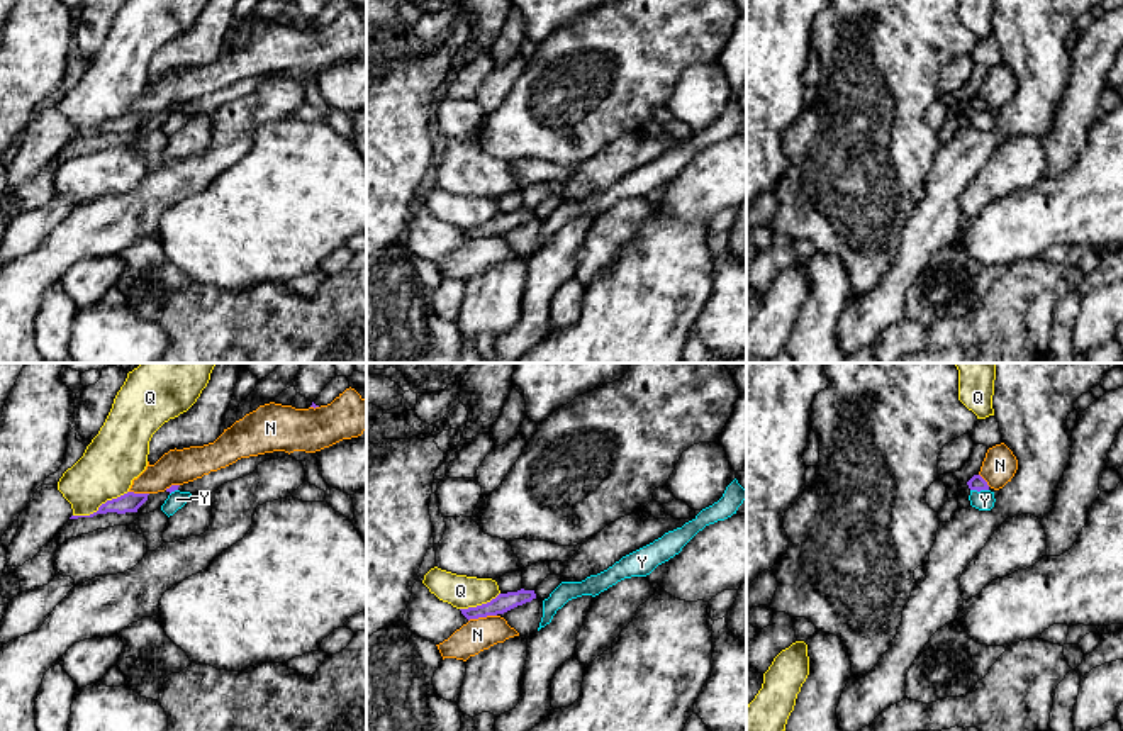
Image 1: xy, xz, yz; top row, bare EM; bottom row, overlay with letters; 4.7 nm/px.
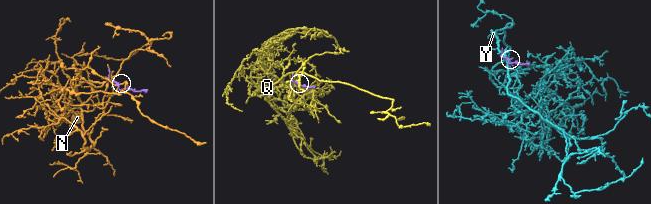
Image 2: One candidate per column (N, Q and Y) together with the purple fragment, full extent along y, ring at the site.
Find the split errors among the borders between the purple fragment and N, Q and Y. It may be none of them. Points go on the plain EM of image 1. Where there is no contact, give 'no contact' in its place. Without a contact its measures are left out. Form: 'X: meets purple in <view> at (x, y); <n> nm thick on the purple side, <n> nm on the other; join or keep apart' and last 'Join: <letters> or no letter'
N: meets purple in xz at (482, 236); 90 nm thick on the purple side, 160 nm on the other; keep apart
Q: meets purple in xy at (100, 126); 100 nm thick on the purple side, 280 nm on the other; keep apart
Y: meets purple in yz at (979, 111); 70 nm thick on the purple side, 100 nm on the other; keep apart
Join: no letter

